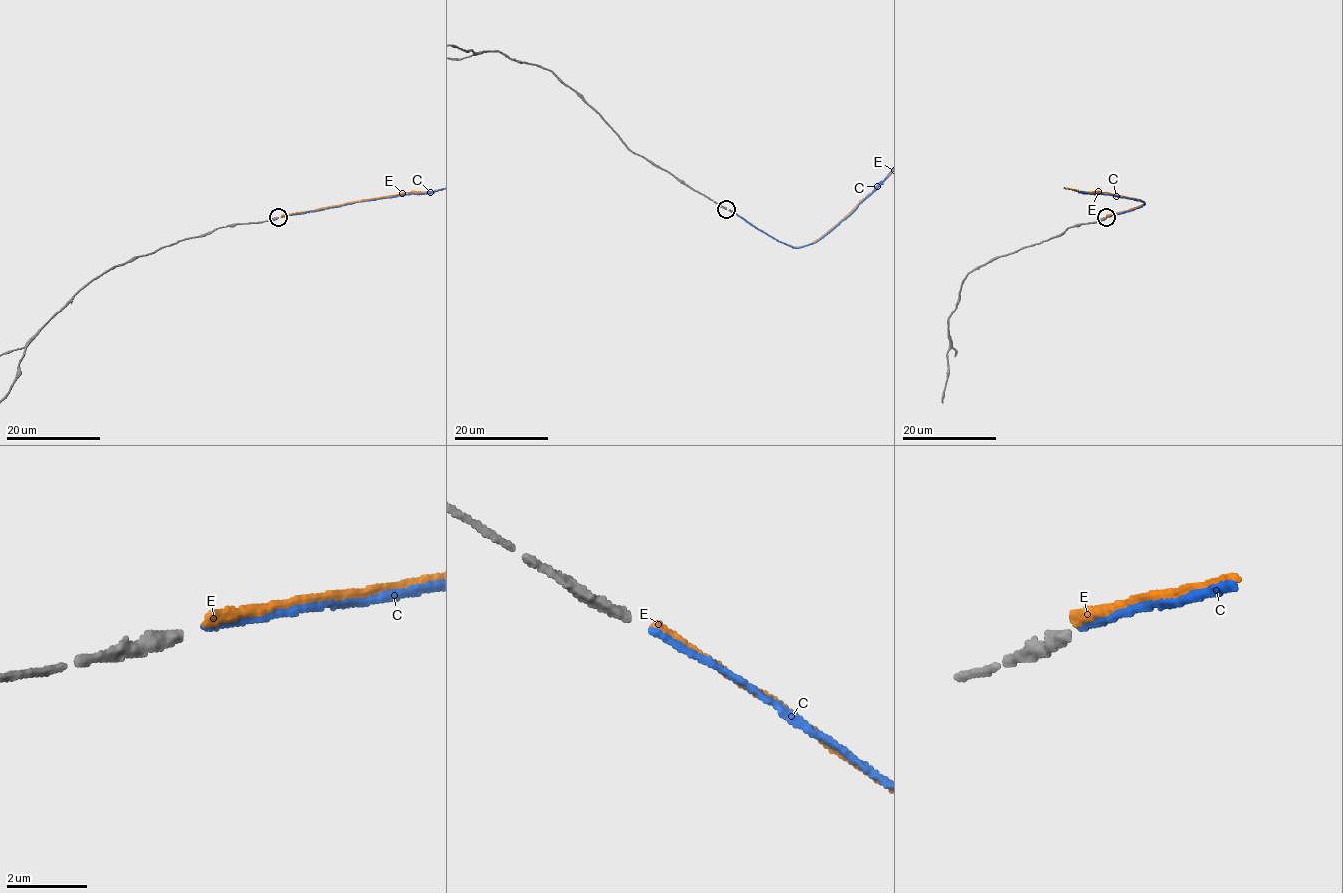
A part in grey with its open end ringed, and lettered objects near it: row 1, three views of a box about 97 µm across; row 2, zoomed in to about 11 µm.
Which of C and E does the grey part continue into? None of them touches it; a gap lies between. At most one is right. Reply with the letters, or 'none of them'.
C

